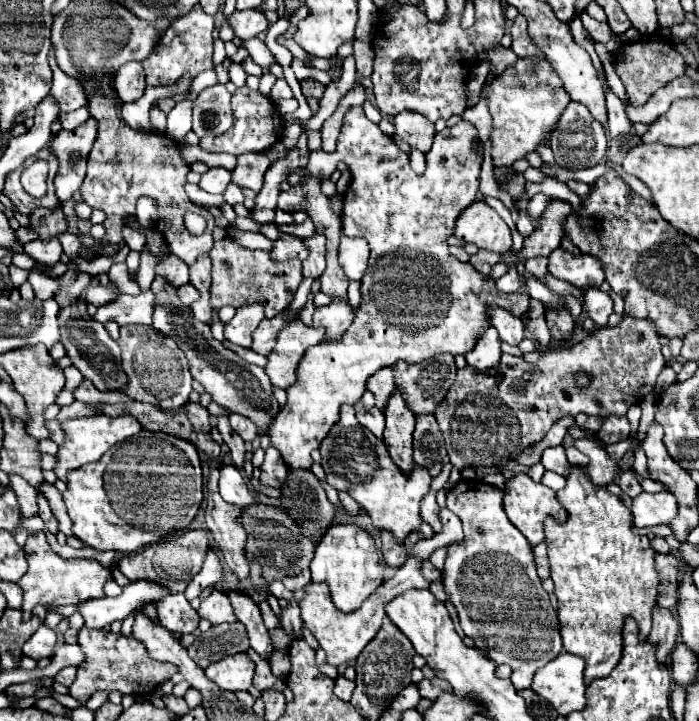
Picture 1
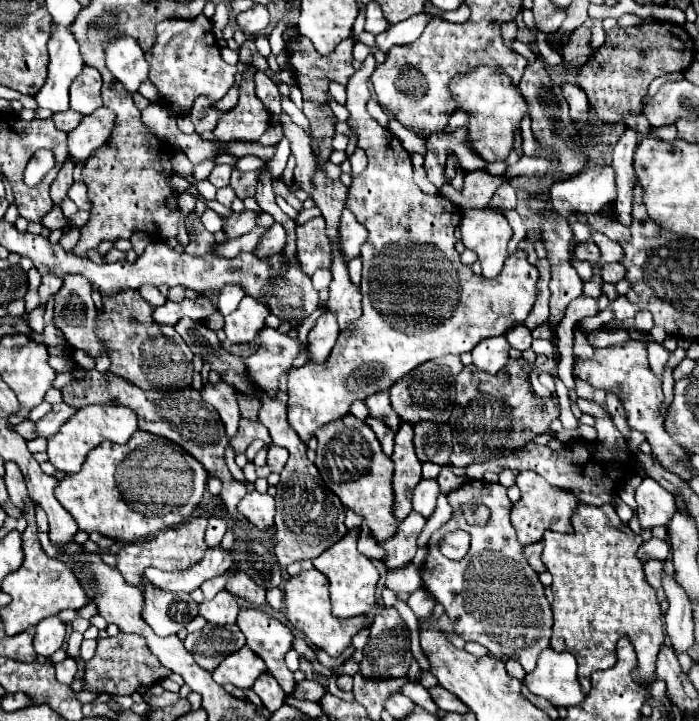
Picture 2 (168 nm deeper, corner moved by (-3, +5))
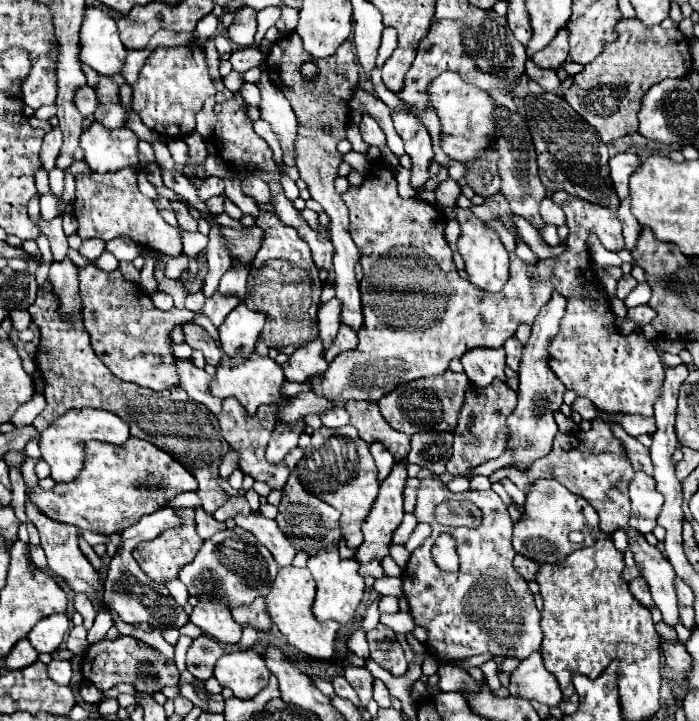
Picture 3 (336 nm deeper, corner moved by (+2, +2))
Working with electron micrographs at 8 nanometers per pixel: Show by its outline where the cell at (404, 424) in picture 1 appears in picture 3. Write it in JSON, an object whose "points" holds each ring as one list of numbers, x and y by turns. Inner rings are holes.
{"points":[[396,460,392,466,392,472,388,474,388,478,382,482,380,486,380,494,376,498,376,504,372,506,372,512,368,514,368,520,364,522,362,534,364,534,364,544,356,550,356,560,360,564,360,576,368,578,384,578,386,572,380,566,380,560,388,554,388,546,392,542,392,534,394,530,400,526,400,520,404,516,404,508,402,508,402,492,404,492,404,484,408,480,406,474,406,462,404,460]]}

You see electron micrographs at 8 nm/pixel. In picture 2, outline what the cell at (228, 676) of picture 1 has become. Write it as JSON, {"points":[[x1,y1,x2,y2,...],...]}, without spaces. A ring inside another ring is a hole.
{"points":[[243,647,235,653,231,653,215,671,213,671,213,679,219,685,231,683,239,689,249,689,253,687,253,683,257,681,257,677,269,673,267,665,261,661,261,657,257,657,257,653,253,653,249,647]]}

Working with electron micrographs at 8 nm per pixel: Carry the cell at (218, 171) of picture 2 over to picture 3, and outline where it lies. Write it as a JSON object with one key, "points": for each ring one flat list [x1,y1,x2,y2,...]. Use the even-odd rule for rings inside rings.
{"points":[[208,176,204,180,204,184,198,188,198,192,200,192,200,198,202,200,208,200,210,196,216,196,216,194,222,194,224,192,224,182,218,176]]}

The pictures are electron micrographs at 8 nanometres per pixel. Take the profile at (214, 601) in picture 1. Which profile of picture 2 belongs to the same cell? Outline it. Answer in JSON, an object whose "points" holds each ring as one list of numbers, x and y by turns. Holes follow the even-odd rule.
{"points":[[219,591,211,601,203,601,199,605,199,615,205,617,209,623,217,625,227,625,227,623,237,623,239,615,239,603,229,591]]}

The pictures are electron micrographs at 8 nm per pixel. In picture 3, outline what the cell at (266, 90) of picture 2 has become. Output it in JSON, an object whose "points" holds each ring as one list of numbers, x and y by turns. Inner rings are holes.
{"points":[[246,82,240,92,242,92,242,96,244,96,244,100,246,100,248,104,252,104,252,106,258,106,258,104,260,104,260,88,258,88,256,84]]}

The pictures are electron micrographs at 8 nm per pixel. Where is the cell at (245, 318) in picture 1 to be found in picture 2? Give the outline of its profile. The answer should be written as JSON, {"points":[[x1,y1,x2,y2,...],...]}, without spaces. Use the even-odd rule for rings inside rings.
{"points":[[243,297,239,307,225,315,223,331,231,343,251,343,257,333,265,327,265,317,269,309,253,297]]}

